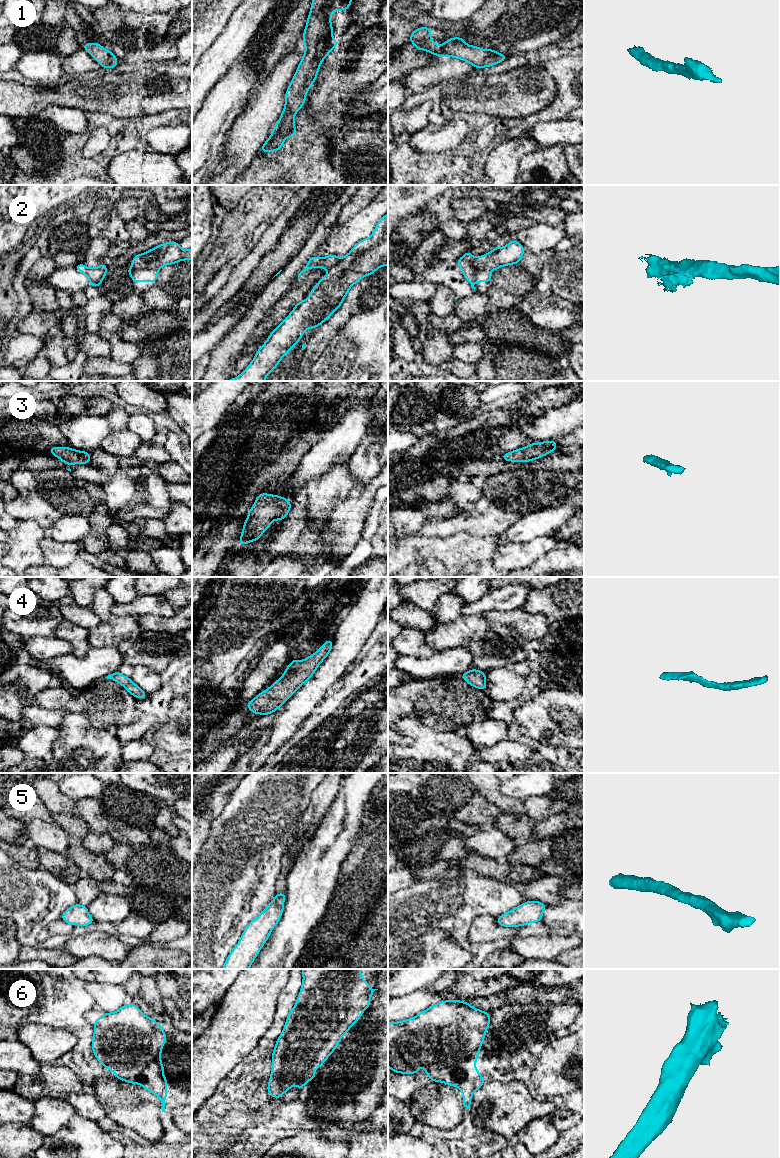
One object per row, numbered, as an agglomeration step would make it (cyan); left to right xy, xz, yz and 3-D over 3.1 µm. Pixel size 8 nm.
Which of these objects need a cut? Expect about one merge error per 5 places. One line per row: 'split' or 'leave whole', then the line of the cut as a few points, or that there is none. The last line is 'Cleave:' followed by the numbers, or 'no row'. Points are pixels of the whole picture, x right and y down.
1: leave whole; cut none
2: leave whole; cut none
3: leave whole; cut none
4: leave whole; cut none
5: leave whole; cut none
6: leave whole; cut none
Cleave: no row

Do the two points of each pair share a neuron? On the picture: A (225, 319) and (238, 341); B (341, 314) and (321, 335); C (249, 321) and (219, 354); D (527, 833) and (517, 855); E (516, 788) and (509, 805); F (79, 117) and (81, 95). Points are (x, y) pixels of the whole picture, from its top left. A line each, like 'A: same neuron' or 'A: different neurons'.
A: different neurons
B: same neuron
C: same neuron
D: different neurons
E: different neurons
F: different neurons

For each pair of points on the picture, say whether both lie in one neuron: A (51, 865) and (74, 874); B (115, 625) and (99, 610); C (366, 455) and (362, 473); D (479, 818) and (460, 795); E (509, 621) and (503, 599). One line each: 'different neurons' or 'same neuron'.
A: same neuron
B: same neuron
C: same neuron
D: same neuron
E: different neurons

